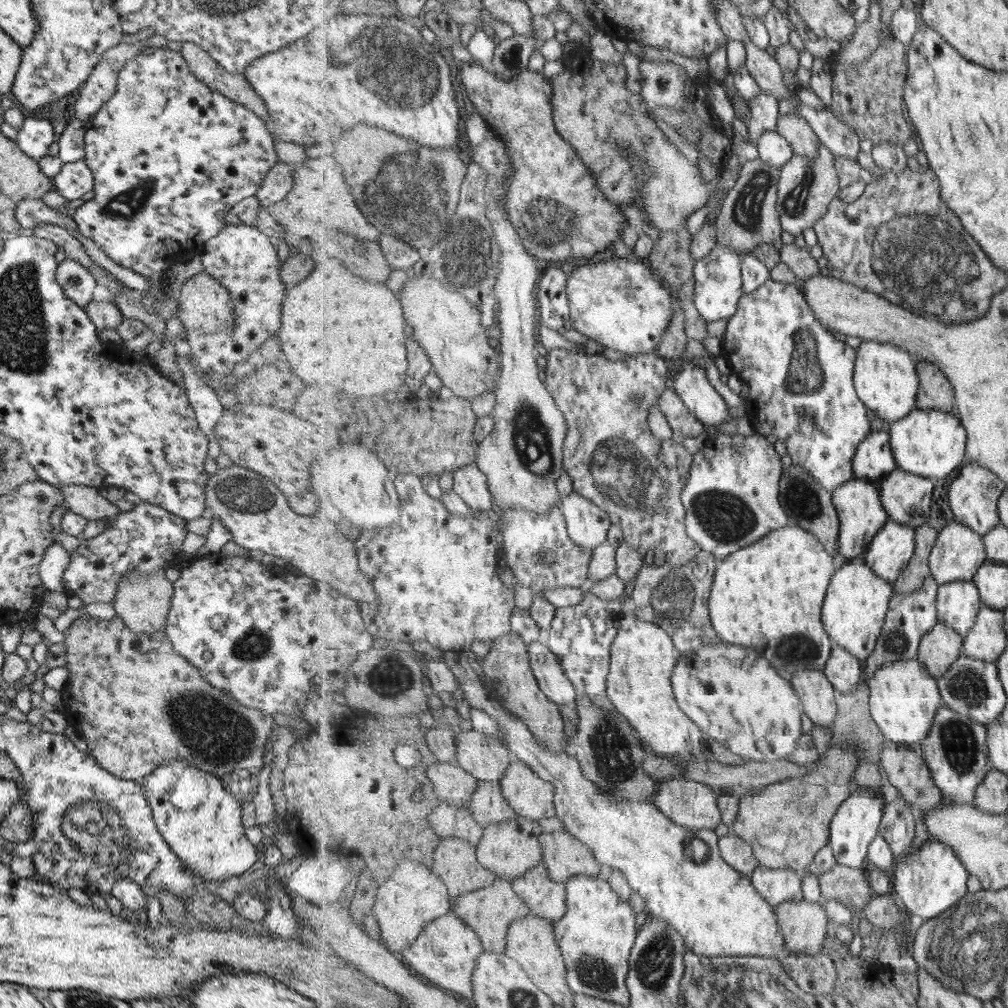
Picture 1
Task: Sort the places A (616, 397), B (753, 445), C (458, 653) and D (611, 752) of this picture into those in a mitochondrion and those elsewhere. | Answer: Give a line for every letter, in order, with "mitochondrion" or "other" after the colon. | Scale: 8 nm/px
A: other
B: other
C: other
D: mitochondrion

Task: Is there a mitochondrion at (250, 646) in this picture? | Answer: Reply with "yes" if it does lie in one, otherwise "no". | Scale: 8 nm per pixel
yes

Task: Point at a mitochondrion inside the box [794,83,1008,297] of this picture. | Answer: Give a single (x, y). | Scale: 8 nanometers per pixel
(971, 132)

